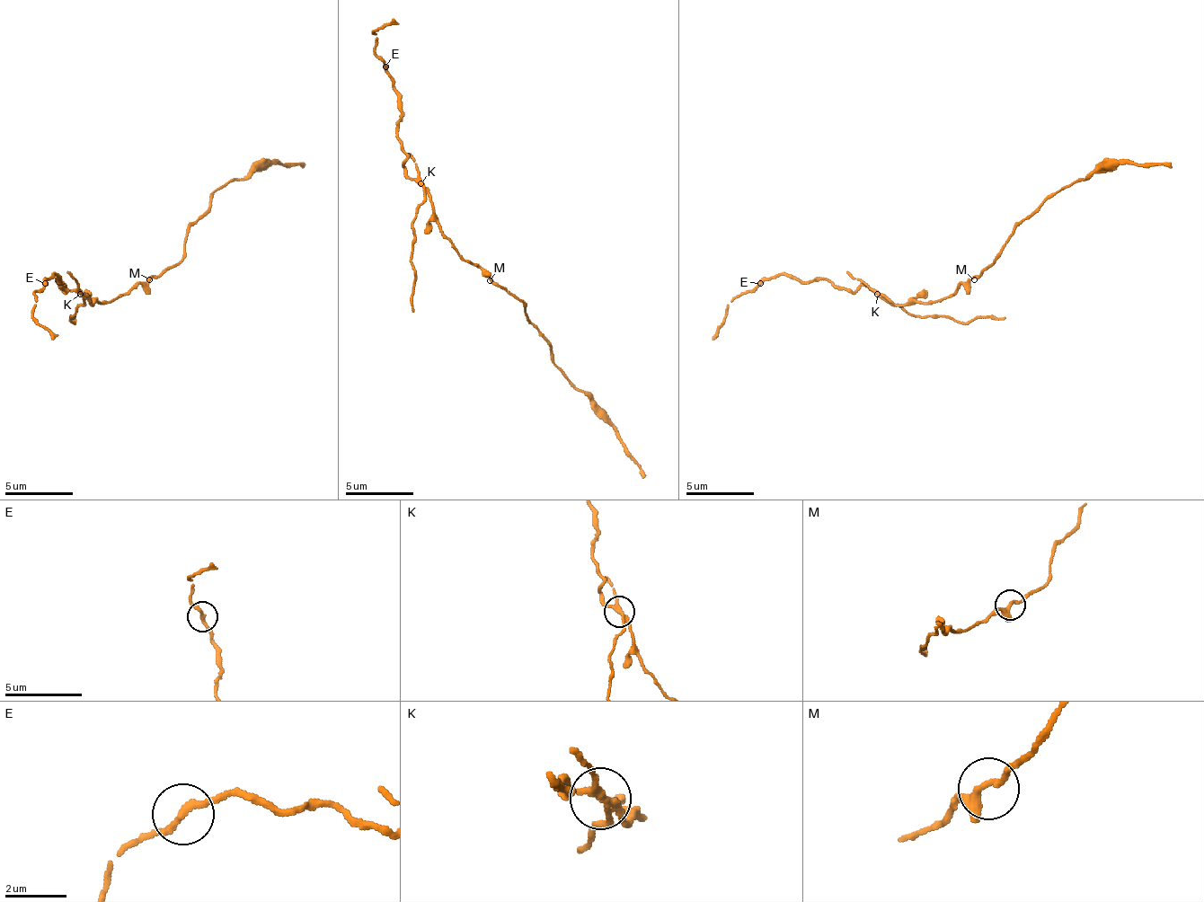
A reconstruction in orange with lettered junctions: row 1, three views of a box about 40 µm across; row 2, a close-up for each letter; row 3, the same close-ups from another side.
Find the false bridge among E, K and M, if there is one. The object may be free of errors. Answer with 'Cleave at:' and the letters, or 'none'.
Cleave at: K

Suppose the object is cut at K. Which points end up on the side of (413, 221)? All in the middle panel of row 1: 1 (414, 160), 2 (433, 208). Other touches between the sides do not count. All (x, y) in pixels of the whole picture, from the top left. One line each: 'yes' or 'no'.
1: yes
2: no

